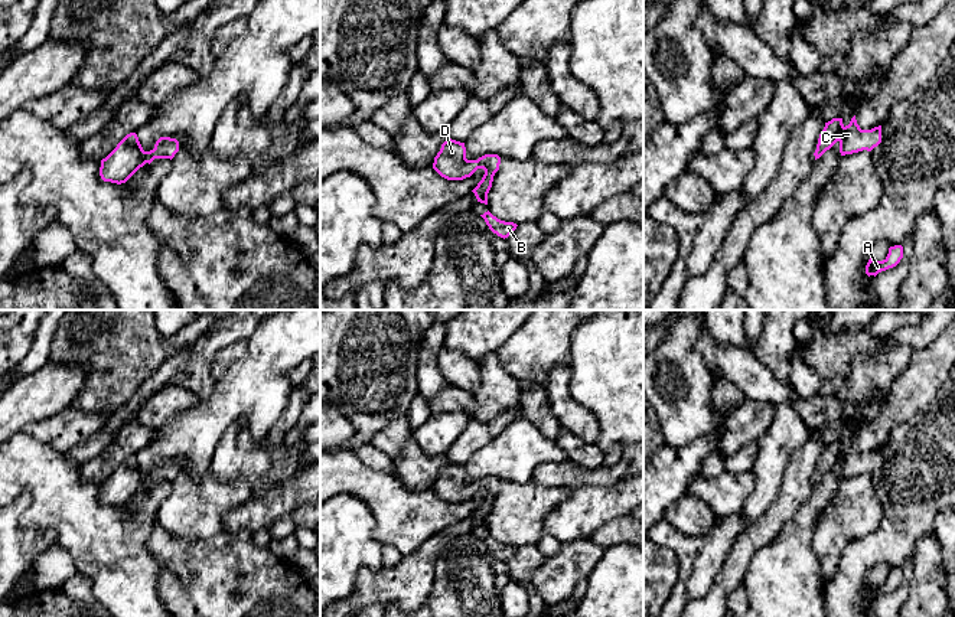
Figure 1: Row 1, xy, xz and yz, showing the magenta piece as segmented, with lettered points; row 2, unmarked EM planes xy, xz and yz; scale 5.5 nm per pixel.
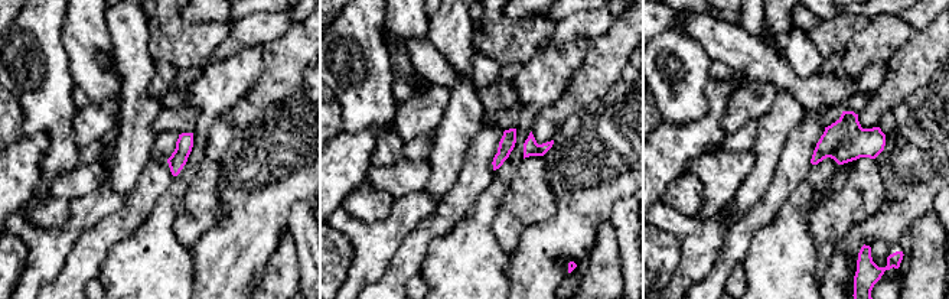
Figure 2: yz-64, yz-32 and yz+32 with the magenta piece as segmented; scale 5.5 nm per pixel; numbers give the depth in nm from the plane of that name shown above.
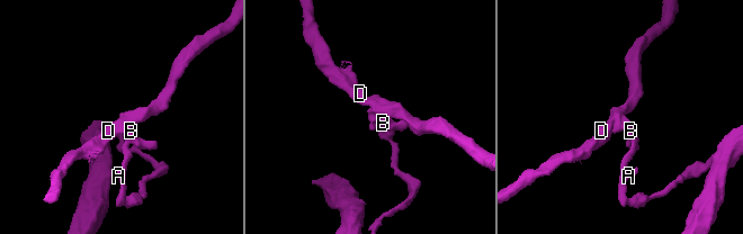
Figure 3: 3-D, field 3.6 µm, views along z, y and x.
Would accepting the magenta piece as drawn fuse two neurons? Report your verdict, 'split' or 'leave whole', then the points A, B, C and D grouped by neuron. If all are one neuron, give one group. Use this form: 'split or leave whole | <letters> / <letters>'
leave whole | A B C D

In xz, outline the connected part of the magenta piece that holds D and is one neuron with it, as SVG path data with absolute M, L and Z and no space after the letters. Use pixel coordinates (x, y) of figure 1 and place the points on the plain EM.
M447 461L434 480L433 492L447 503L463 503L478 492L483 492L485 497L472 515L478 525L488 528L488 516L499 487L501 480L498 477L485 477L478 483L467 483L465 466Z

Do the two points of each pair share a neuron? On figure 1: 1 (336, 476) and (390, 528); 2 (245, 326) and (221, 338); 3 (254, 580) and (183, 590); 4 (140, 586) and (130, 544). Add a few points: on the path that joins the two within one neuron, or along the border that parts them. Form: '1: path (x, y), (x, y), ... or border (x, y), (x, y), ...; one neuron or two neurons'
1: path (354, 477), (387, 511); one neuron
2: path (240, 326), (227, 332); one neuron
3: path (237, 590), (201, 590); one neuron
4: path (130, 575), (130, 554); one neuron

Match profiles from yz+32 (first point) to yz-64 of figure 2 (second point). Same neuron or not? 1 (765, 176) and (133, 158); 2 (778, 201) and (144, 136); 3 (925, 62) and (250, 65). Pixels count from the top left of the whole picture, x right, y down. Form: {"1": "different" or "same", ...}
{"1": "same", "2": "different", "3": "different"}

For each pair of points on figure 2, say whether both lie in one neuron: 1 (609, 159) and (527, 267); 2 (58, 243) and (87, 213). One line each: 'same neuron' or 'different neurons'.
1: same neuron
2: same neuron

